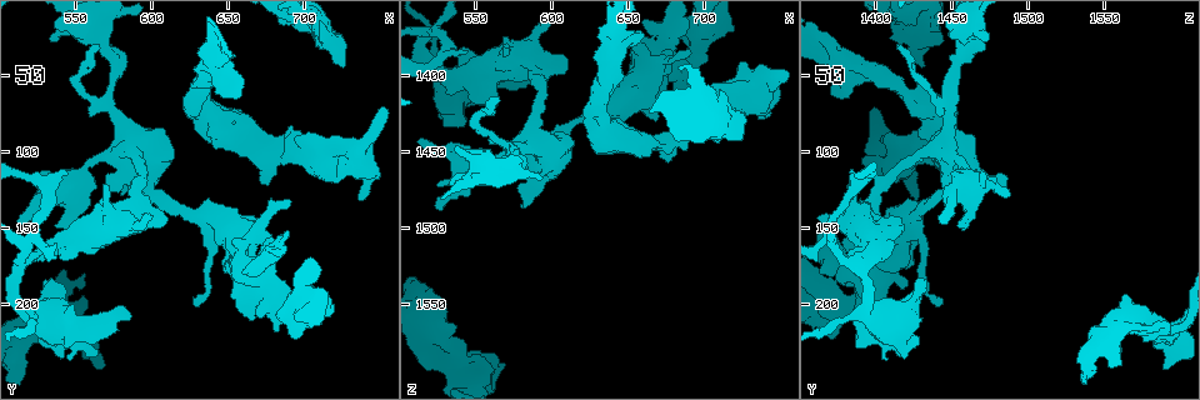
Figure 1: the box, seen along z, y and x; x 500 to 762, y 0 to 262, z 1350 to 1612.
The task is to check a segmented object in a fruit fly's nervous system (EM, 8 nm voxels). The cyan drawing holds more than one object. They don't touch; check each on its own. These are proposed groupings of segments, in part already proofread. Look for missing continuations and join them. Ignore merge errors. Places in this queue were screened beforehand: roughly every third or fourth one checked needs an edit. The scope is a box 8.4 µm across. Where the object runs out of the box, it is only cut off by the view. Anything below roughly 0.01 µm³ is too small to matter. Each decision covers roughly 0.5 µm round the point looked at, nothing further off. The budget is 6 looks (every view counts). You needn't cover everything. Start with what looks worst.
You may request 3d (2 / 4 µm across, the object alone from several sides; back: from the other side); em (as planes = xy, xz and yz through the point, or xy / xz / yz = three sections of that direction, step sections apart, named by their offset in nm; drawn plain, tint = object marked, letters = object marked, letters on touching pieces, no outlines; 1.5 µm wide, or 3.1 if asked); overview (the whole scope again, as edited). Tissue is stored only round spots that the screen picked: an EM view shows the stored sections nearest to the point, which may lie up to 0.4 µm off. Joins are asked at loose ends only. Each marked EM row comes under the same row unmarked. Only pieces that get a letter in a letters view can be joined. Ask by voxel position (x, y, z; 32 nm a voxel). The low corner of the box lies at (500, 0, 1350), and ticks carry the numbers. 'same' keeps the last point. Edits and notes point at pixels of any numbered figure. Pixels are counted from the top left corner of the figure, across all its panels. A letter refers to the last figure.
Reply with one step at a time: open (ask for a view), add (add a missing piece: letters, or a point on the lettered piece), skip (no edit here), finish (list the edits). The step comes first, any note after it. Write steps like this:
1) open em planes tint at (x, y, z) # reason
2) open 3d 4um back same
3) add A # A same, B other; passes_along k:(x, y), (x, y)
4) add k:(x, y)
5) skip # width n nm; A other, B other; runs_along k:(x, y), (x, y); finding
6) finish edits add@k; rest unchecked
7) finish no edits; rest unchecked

open em planes letters at (726, 42, 1432) # stops while still wide

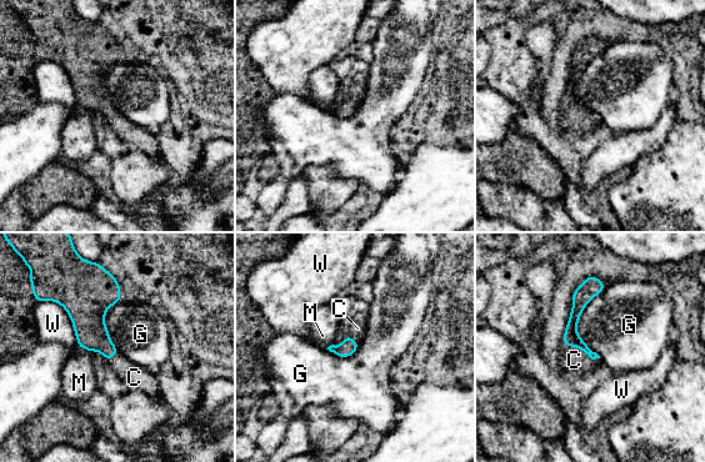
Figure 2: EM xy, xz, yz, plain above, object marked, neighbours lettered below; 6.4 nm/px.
add C # longest_contact G 460 nm; C same, G other, M other, W other; passes_along 2:(571, 337), (580, 348), (574, 360); the neuron continues

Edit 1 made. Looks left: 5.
open em planes letters at (534, 196, 1564) # an open end

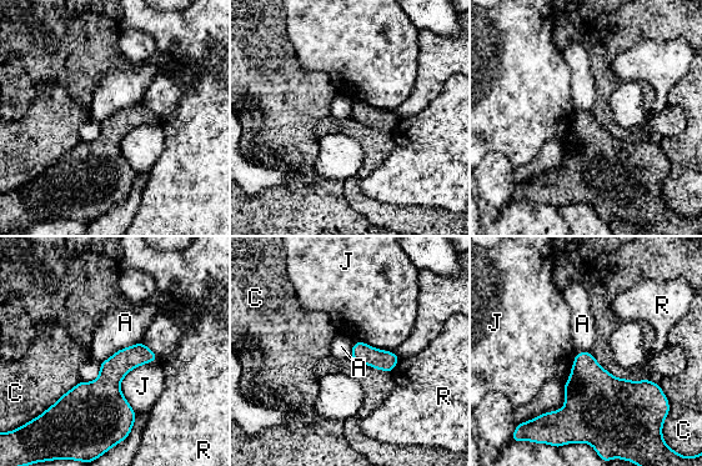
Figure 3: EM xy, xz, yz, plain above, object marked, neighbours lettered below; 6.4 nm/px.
skip # A other, C other, J other, R other; border 3:(158, 359), (121, 381), (135, 412); no lettered piece goes on from it

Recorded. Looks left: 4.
finish edits add@2; rest unchecked

